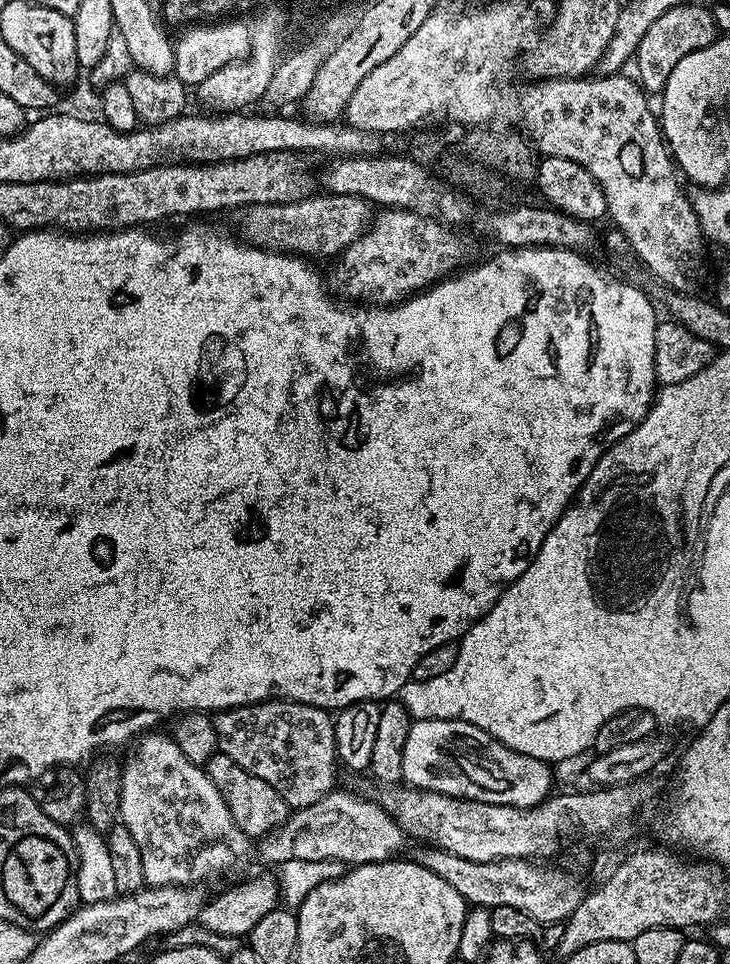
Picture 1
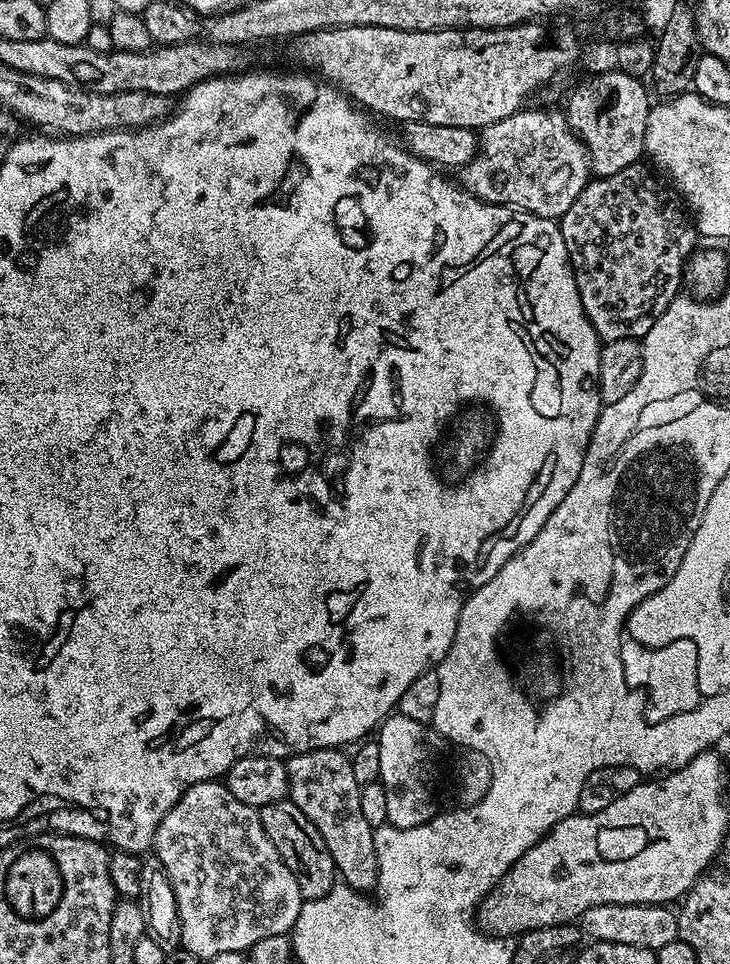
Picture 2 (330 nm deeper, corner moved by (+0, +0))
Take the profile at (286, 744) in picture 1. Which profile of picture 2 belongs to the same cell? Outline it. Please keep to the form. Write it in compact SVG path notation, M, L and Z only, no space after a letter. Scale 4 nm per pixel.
M313 748L311 752L287 757L286 792L290 800L292 796L291 807L302 810L318 830L322 842L326 842L326 850L330 850L330 858L334 858L339 879L347 887L356 889L359 884L368 884L368 880L372 880L374 829L366 818L362 818L362 785L354 782L352 761L342 753L340 748Z

